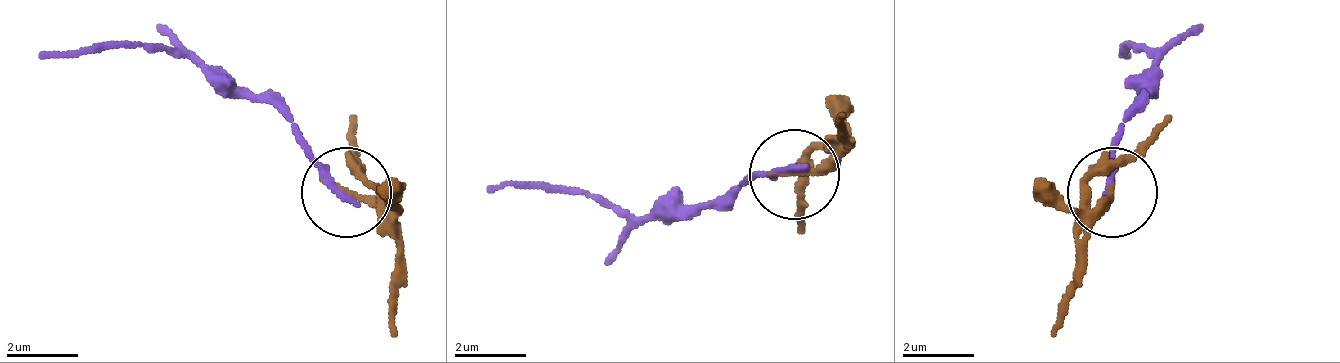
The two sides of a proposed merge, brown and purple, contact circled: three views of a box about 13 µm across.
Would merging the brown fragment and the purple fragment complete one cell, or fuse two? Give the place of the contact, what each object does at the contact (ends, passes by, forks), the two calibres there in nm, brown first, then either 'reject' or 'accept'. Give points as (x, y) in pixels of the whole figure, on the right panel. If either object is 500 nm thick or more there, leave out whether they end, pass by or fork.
(1112, 192) | brown ends | purple ends | 220/220 nm | reject

